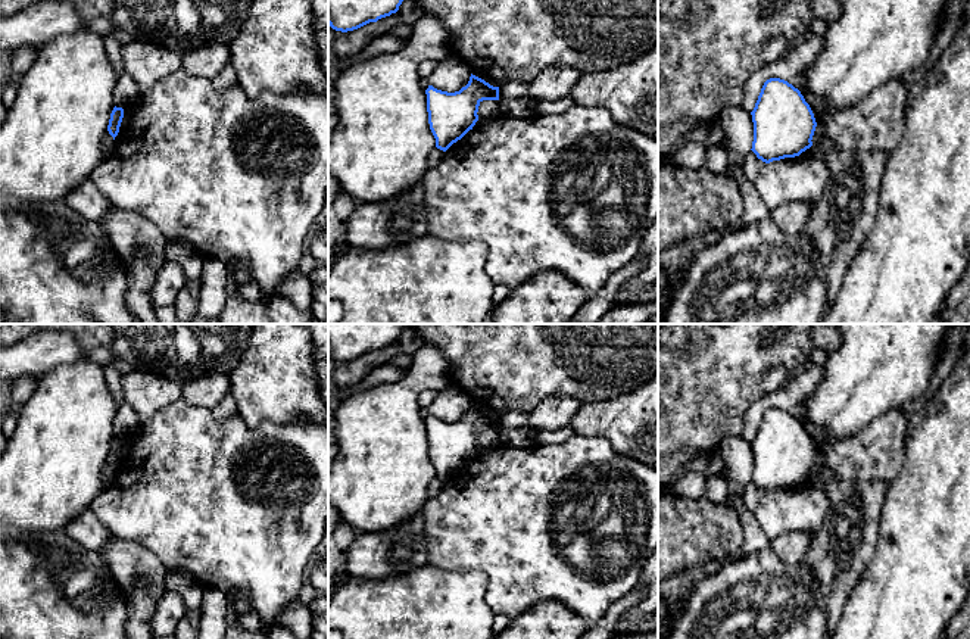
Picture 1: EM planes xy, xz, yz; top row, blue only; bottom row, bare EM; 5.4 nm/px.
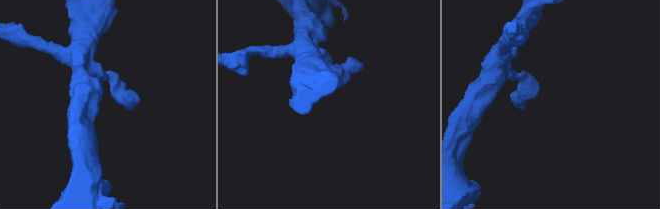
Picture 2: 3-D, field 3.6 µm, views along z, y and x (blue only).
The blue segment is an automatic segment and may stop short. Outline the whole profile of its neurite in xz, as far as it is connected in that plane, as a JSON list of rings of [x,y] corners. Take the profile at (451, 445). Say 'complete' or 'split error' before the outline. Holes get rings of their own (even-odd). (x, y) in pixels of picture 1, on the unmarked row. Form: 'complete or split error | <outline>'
complete | [[[471,403],[459,421],[447,423],[428,415],[427,442],[436,477],[446,481],[461,470],[478,451],[478,436],[483,430],[499,430],[499,417]]]

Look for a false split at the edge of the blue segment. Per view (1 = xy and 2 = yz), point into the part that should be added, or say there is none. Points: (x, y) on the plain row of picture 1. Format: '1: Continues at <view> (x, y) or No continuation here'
1: No continuation here
2: No continuation here

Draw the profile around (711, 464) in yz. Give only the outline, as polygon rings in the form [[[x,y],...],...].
[[[718,451],[711,452],[711,453],[707,453],[707,455],[692,459],[686,465],[686,473],[687,471],[699,473],[699,474],[705,476],[707,479],[714,477],[714,476],[721,474],[724,471],[723,459],[721,459]]]

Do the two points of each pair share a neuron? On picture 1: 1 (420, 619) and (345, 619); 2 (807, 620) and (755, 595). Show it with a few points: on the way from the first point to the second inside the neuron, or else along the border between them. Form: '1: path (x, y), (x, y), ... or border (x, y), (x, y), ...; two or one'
1: path (401, 619), (364, 619); one
2: path (794, 620), (780, 620), (769, 608); one

